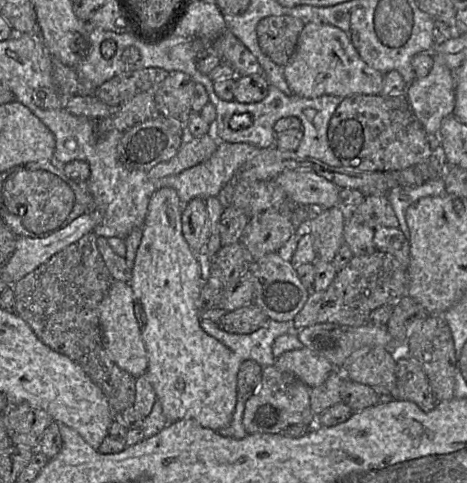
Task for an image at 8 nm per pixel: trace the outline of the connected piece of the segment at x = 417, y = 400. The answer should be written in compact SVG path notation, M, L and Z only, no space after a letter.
M411 357L397 360L396 385L390 398L411 401L425 412L438 405L423 368Z

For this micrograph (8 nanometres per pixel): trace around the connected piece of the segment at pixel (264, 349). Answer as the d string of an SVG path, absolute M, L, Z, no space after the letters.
M268 319L263 327L251 334L229 333L218 327L217 323L201 320L201 328L243 360L252 360L262 368L274 366L273 344L279 336L296 333L292 321L278 322Z

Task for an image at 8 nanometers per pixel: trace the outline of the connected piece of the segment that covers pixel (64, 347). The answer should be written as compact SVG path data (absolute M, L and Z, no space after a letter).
M93 232L52 256L12 285L16 314L45 345L79 364L102 390L110 408L119 417L135 401L135 379L117 366L104 347L98 306L112 284L111 274L97 247Z

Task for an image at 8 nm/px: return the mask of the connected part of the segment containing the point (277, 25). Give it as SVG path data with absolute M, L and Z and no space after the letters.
M288 15L268 16L257 25L257 38L263 53L284 67L295 51L299 34L306 24Z

